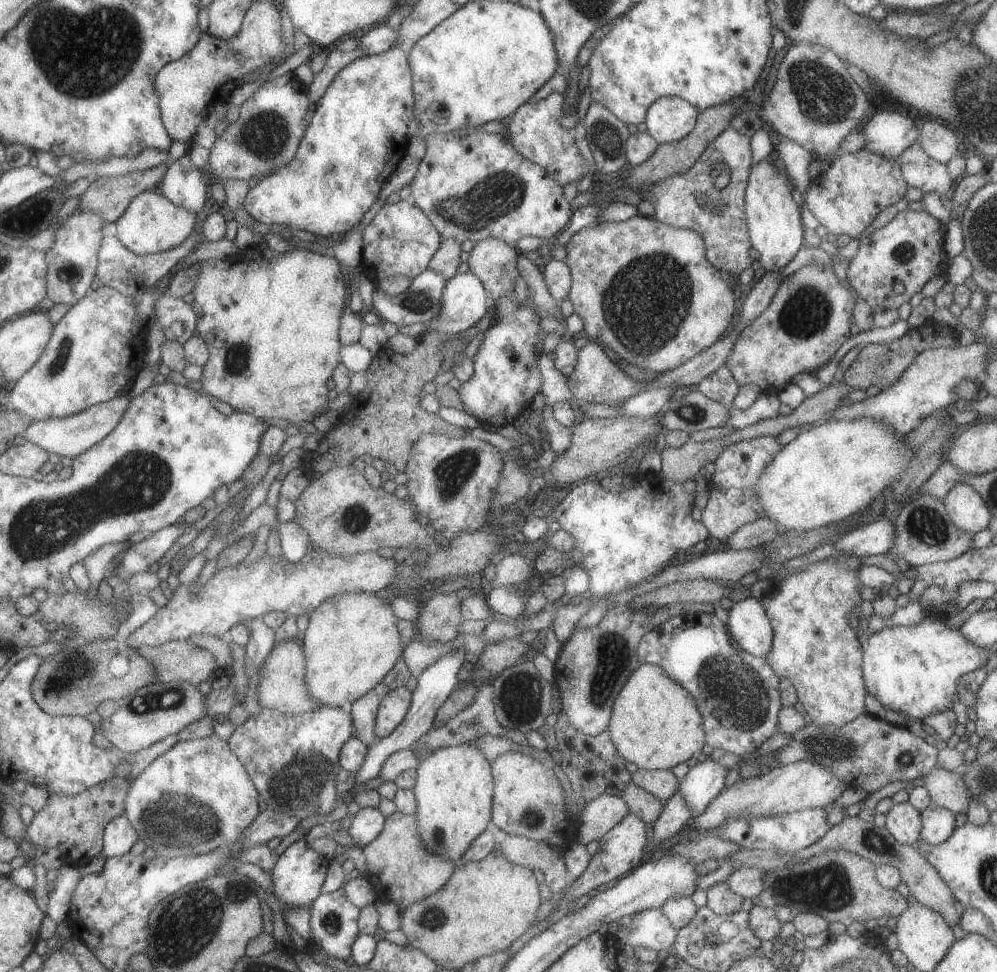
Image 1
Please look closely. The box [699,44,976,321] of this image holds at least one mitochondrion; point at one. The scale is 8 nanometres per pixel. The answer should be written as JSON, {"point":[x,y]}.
{"point":[824,96]}

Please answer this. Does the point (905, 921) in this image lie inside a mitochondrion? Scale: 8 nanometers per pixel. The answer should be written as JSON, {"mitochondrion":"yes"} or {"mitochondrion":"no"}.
{"mitochondrion":"no"}

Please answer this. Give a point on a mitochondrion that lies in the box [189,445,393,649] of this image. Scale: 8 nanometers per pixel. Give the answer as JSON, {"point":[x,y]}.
{"point":[354,519]}

